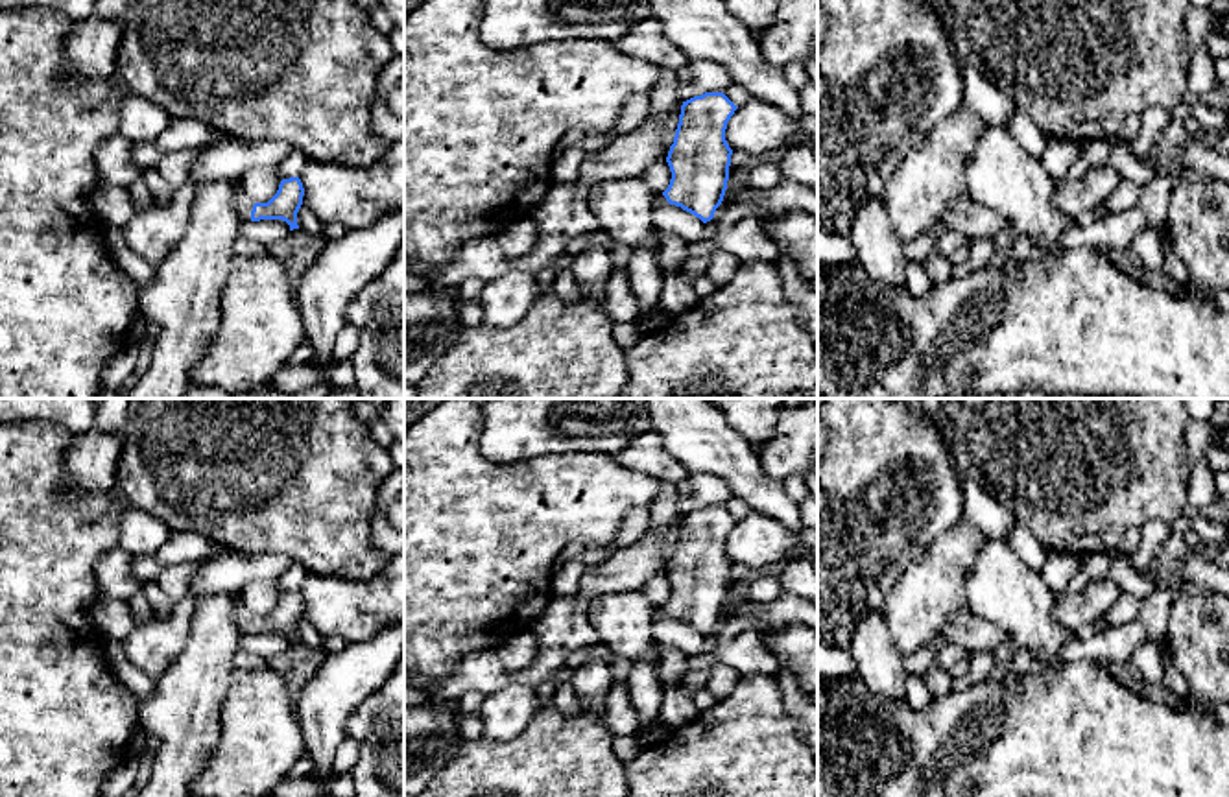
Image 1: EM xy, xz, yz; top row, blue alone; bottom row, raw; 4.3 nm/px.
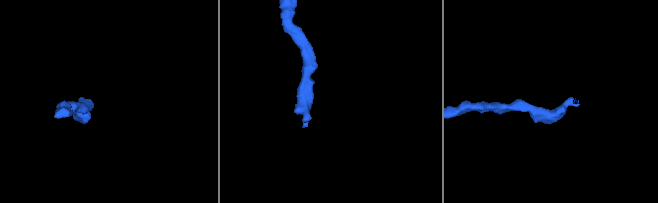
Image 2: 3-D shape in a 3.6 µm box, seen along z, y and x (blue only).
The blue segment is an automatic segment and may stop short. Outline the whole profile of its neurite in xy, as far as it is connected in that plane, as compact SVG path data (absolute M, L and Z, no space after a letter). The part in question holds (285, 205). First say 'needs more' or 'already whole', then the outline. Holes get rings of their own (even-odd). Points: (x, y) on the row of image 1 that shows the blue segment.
needs more; M299 177L282 179L277 194L268 203L255 203L242 186L234 194L234 208L244 221L282 220L290 231L299 229L297 212L303 205L304 188Z

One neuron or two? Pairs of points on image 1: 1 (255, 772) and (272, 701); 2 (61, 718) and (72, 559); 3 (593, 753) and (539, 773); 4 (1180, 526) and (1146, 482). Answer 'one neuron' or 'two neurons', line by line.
1: one neuron
2: one neuron
3: one neuron
4: two neurons

